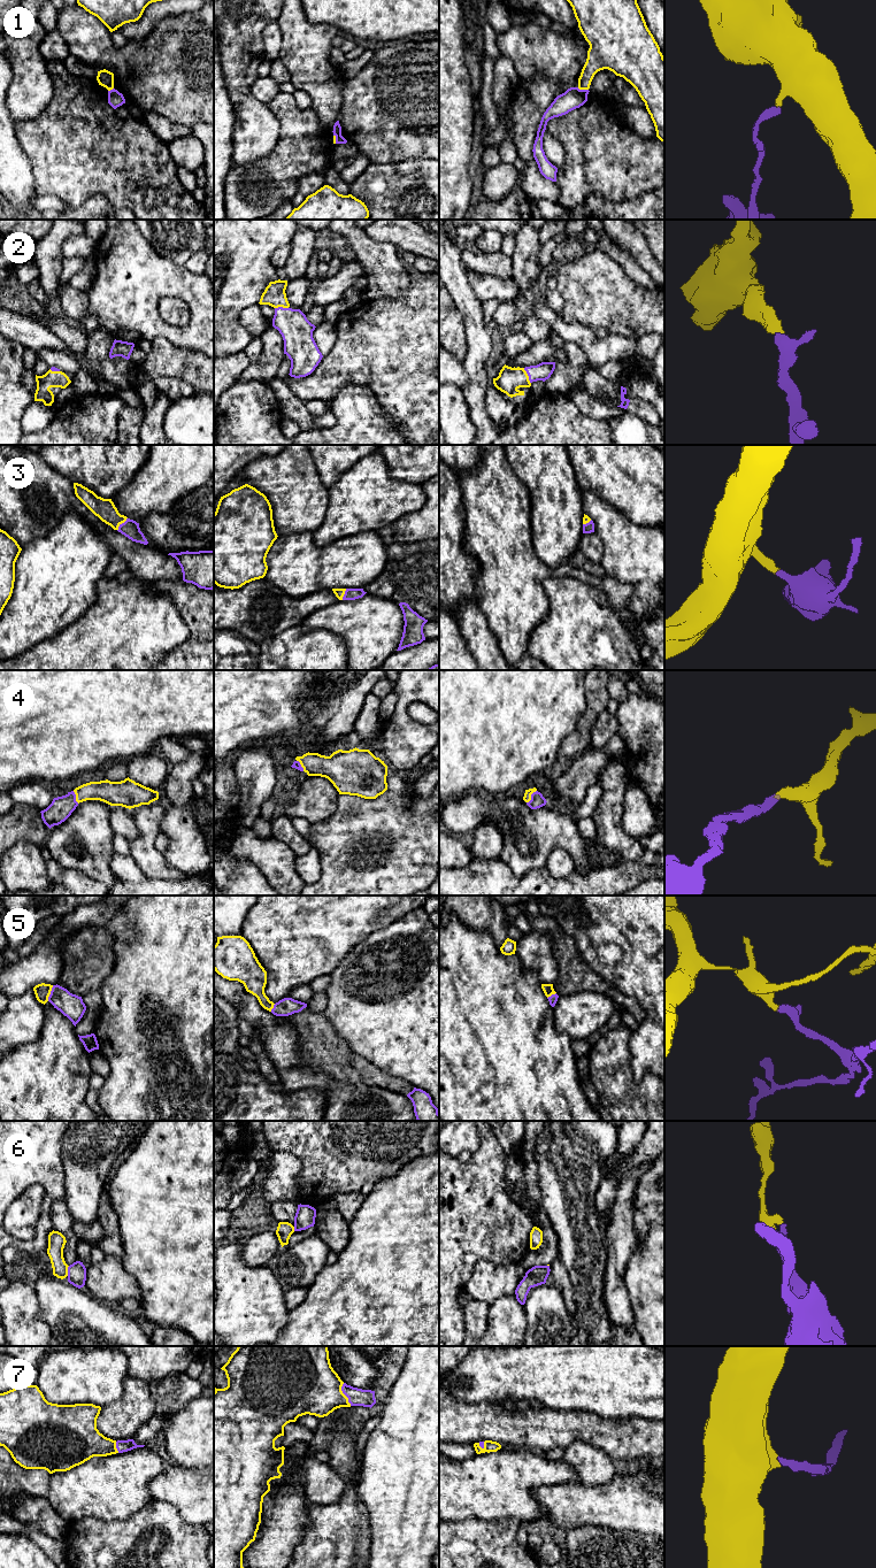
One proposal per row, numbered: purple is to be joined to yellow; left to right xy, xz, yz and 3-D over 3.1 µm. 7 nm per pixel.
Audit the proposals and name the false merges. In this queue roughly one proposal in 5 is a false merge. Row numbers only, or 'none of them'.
1, 6

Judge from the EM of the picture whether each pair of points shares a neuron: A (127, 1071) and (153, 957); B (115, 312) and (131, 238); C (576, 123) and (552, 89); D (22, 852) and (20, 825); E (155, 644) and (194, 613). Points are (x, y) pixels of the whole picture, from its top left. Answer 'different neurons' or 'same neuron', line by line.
A: same neuron
B: same neuron
C: different neurons
D: different neurons
E: different neurons

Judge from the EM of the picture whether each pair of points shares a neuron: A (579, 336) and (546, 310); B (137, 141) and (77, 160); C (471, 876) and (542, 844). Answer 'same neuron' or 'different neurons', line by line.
A: same neuron
B: same neuron
C: different neurons

